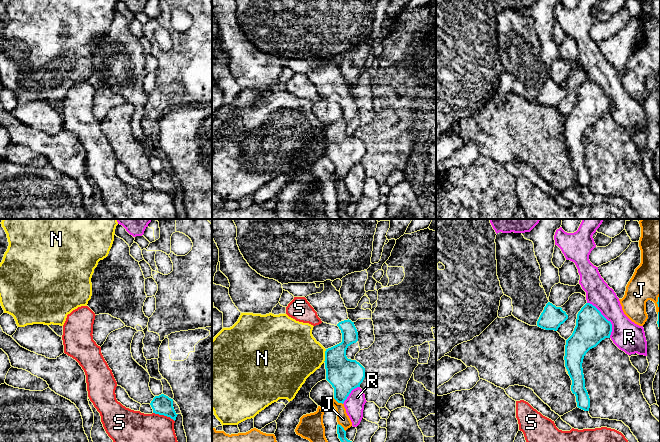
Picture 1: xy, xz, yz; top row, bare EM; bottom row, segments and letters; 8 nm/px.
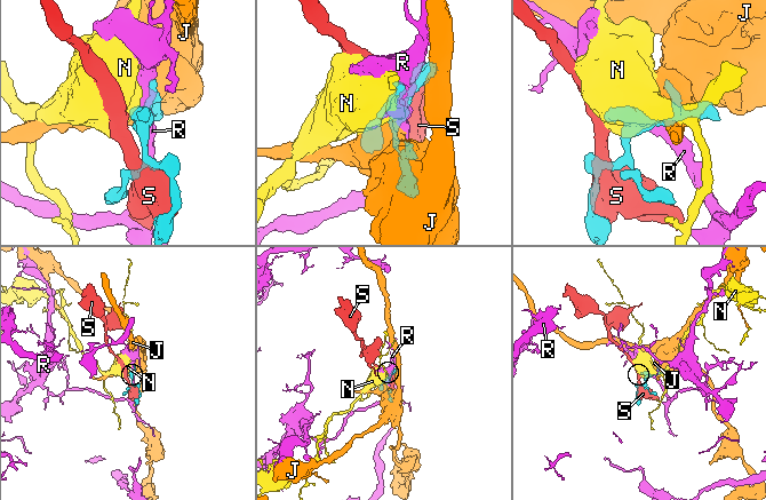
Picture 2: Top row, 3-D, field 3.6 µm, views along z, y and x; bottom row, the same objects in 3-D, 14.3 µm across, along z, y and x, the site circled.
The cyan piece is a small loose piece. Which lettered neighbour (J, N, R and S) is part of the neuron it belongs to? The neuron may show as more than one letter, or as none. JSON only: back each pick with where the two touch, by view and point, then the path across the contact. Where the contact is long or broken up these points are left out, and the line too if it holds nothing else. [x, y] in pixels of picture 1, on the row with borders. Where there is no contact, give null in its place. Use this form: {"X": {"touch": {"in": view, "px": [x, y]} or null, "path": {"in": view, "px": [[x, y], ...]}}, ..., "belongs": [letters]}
{"belongs": []}

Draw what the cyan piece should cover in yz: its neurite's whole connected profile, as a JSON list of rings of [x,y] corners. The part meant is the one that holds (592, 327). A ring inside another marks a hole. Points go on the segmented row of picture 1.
[[[586,303],[577,314],[576,326],[572,335],[566,340],[565,345],[565,367],[572,380],[571,391],[576,396],[577,407],[589,411],[590,398],[585,388],[585,379],[582,363],[586,353],[596,347],[605,338],[610,338],[612,324],[592,304]]]

